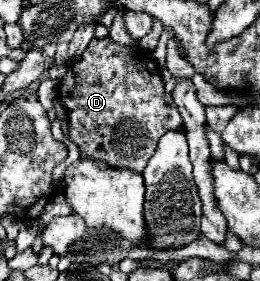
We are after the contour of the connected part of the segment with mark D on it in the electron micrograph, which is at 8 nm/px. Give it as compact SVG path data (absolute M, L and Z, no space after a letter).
M110 36L102 40L92 38L82 58L68 64L68 72L58 84L58 96L68 110L68 138L80 148L82 160L100 160L114 168L130 168L134 172L142 172L146 166L146 156L152 156L160 136L170 128L182 128L180 112L176 112L172 96L164 90L160 68L154 56L138 46L120 46Z

